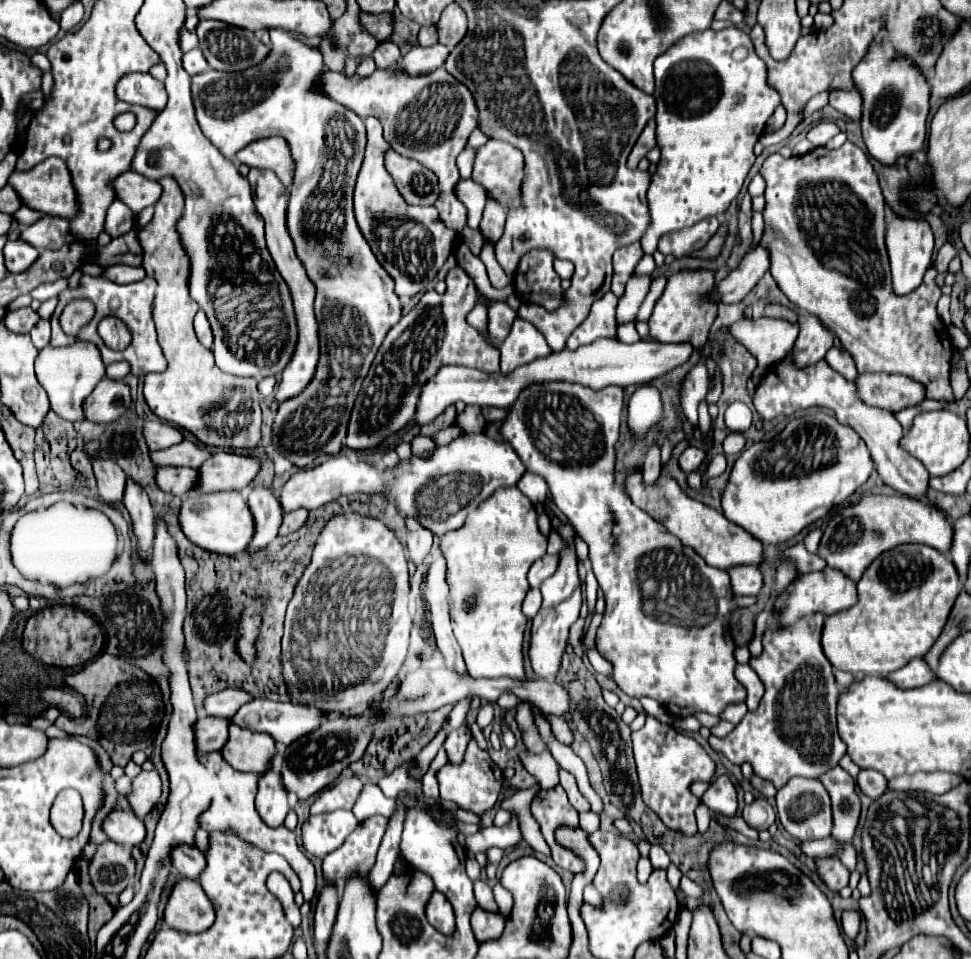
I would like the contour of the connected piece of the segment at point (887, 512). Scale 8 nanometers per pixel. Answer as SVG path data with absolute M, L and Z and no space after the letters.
M864 496L858 504L852 504L844 510L840 510L826 526L822 542L820 542L820 550L818 556L824 558L828 562L828 566L842 570L846 576L850 576L852 580L860 580L866 566L870 566L870 562L874 562L874 558L878 558L878 554L892 550L894 546L902 546L902 544L926 544L930 548L936 548L942 554L950 554L950 546L952 546L952 536L954 536L954 528L948 522L948 518L932 504L924 504L916 498L908 498L908 496Z

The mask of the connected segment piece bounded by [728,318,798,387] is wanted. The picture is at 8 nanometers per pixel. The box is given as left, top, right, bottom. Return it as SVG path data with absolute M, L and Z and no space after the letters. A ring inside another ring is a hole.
M770 318L738 320L732 326L728 326L728 332L740 344L744 344L754 358L757 358L758 366L752 374L756 387L768 368L788 354L798 336L798 324Z

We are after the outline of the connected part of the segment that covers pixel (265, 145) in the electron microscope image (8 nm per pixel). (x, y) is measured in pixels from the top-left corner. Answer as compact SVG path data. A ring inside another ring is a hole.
M272 136L264 140L256 140L248 144L244 150L236 154L238 162L250 168L268 168L278 174L278 178L292 186L294 178L294 158L290 154L290 146L282 136Z

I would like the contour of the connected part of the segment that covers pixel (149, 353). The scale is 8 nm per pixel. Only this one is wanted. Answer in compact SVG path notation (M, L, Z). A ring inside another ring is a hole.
M83 275L80 279L79 286L76 289L66 288L60 293L60 301L54 311L54 316L52 316L52 338L50 338L50 344L52 346L68 346L74 342L72 336L68 336L60 324L58 324L58 316L60 316L60 311L68 304L70 301L75 299L88 299L94 302L96 306L96 314L94 318L78 332L78 338L80 340L88 340L88 342L94 342L100 352L102 352L102 360L104 364L112 364L112 362L120 362L120 360L126 360L130 362L132 366L132 374L134 376L144 376L148 372L162 372L166 370L166 358L162 354L162 348L156 340L156 328L154 328L154 322L152 322L152 302L154 302L154 292L156 292L156 282L152 278L144 278L144 280L139 281L139 284L127 284L120 285L115 282L110 282L110 280L104 280L102 277L92 277L90 275ZM86 288L90 291L83 291ZM104 316L118 316L120 320L124 320L128 324L128 328L132 330L134 338L130 342L130 346L126 350L110 350L102 338L98 336L96 332L96 326L98 322L104 318Z

